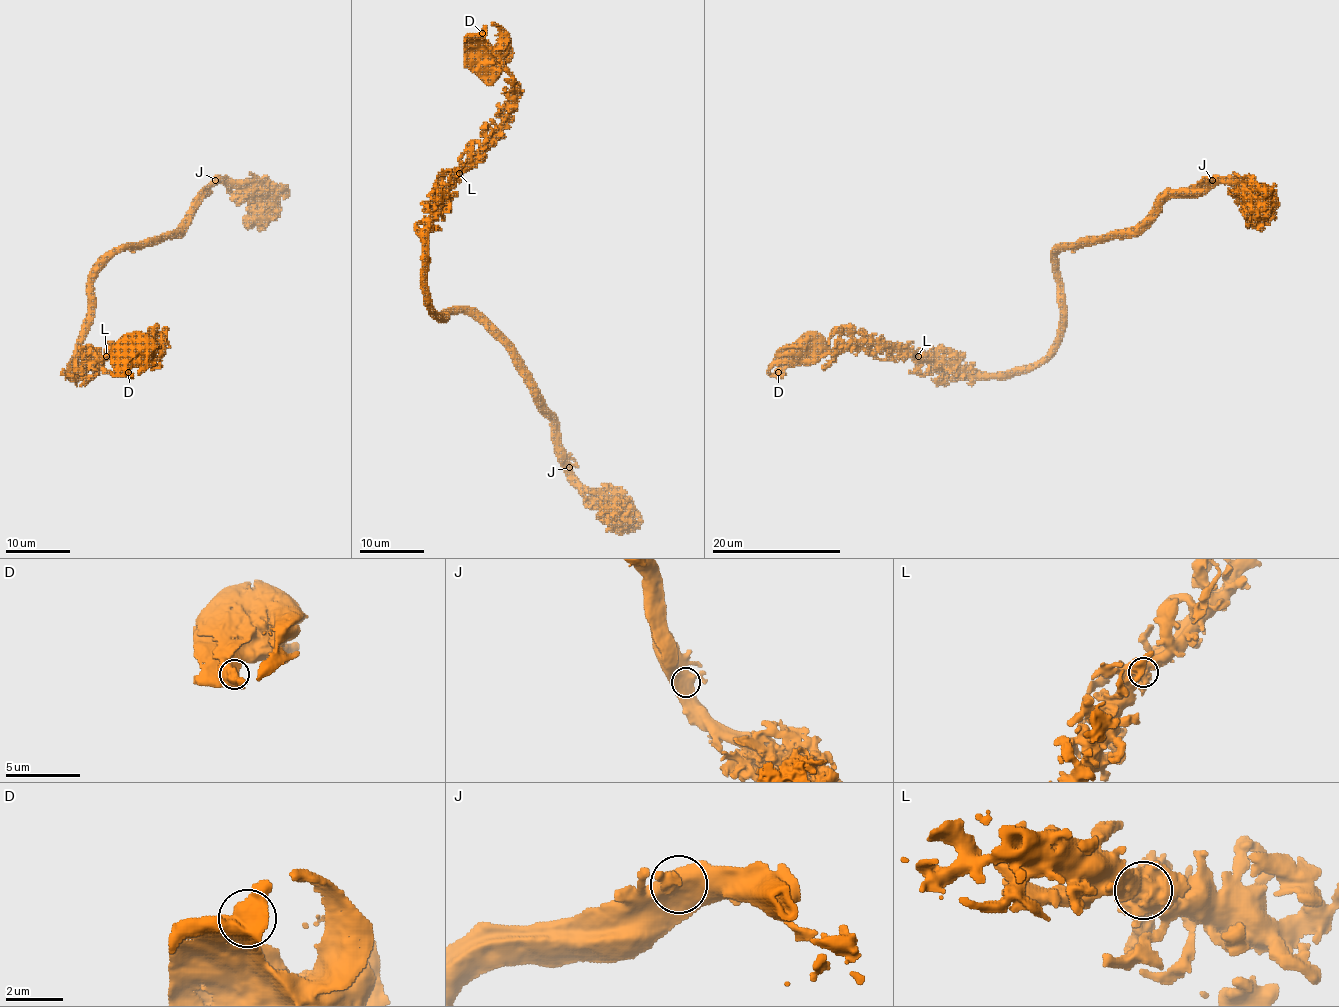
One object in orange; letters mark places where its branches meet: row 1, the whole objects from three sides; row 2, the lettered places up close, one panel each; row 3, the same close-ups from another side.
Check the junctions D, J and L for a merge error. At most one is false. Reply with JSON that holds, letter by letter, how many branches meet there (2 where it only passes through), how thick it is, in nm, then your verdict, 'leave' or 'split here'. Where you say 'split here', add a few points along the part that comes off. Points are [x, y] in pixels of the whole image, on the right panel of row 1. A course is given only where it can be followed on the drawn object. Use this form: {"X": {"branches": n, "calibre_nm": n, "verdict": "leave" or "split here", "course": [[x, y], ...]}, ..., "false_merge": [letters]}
{"D": {"branches": 3, "calibre_nm": 700, "verdict": "leave"}, "J": {"branches": 3, "calibre_nm": 600, "verdict": "leave"}, "L": {"branches": 3, "calibre_nm": 650, "verdict": "leave"}, "false_merge": []}

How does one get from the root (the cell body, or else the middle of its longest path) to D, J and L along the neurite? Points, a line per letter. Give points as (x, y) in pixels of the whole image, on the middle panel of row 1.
D: (486, 62), (482, 33)
J: (486, 62), (512, 79), (512, 109), (432, 224), (427, 299), (441, 316), (470, 314), (507, 349), (569, 467)
L: (486, 62), (496, 62), (512, 79), (512, 109), (506, 125), (459, 174)

